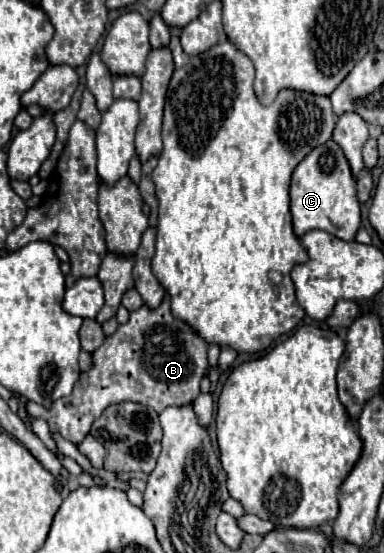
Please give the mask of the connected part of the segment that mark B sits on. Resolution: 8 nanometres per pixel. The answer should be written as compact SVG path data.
M166 298L156 310L142 306L130 312L130 320L120 324L116 334L108 336L104 344L94 352L94 364L88 372L80 374L70 396L54 402L50 410L28 402L26 410L34 418L44 418L50 430L58 432L66 440L80 444L90 432L90 426L106 406L114 402L138 402L150 406L158 414L168 406L186 406L200 394L200 380L208 366L208 344L174 318L170 312L170 298Z

